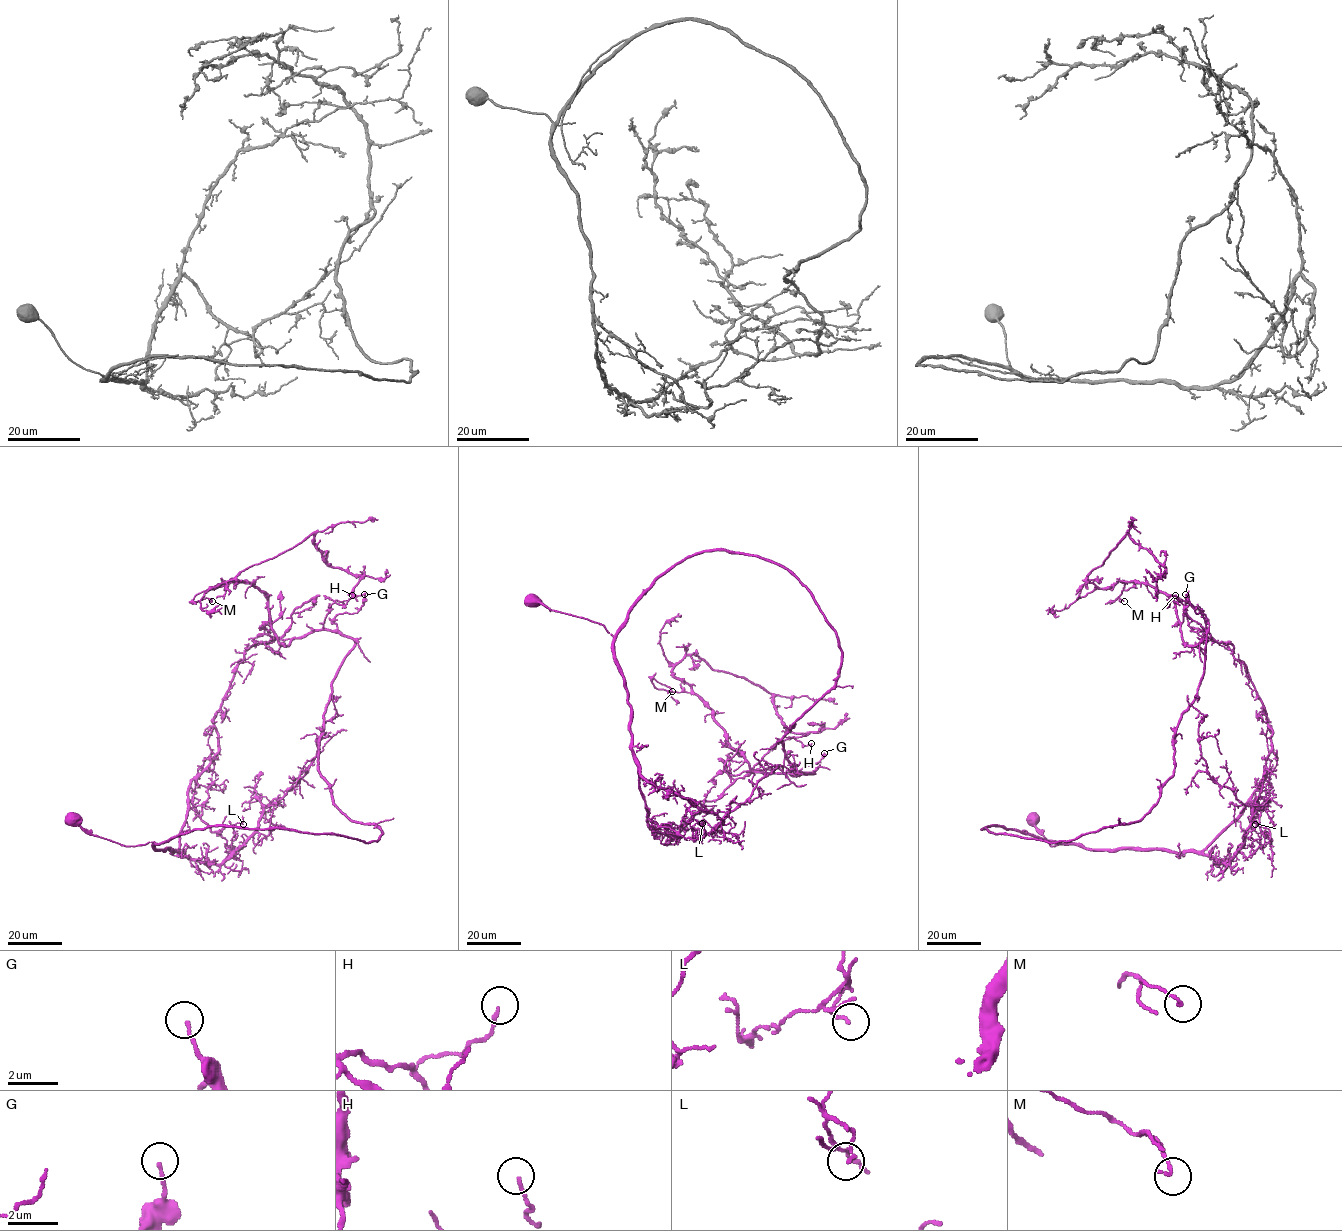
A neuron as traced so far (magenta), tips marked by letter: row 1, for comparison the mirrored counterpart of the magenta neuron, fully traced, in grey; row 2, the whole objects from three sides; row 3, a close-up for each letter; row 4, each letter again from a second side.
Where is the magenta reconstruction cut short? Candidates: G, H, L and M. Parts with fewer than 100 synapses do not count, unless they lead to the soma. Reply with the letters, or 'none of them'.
none of them

